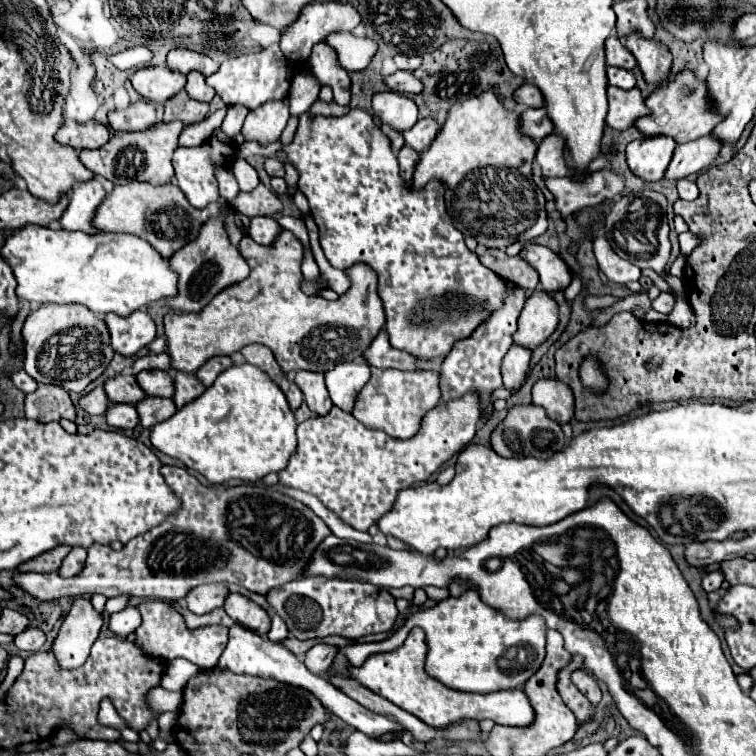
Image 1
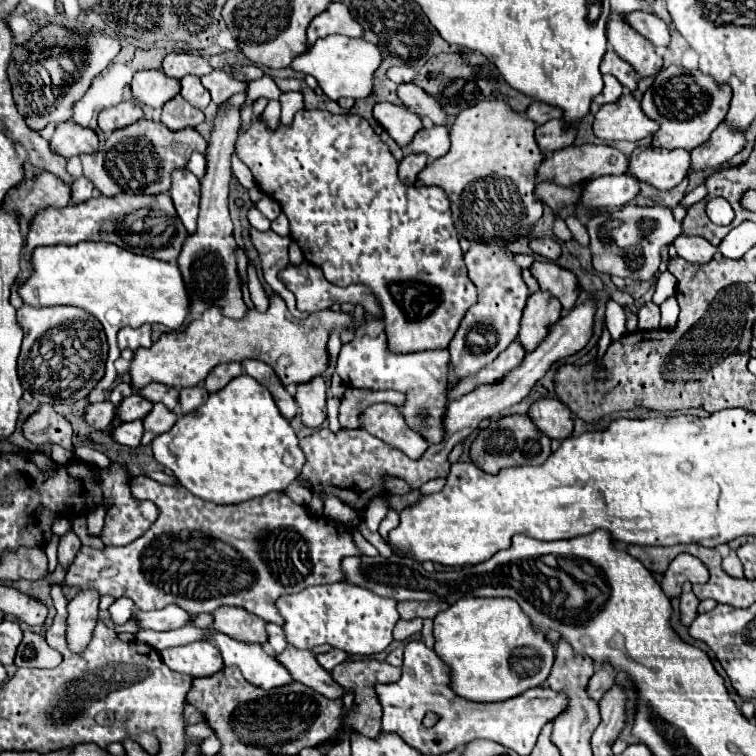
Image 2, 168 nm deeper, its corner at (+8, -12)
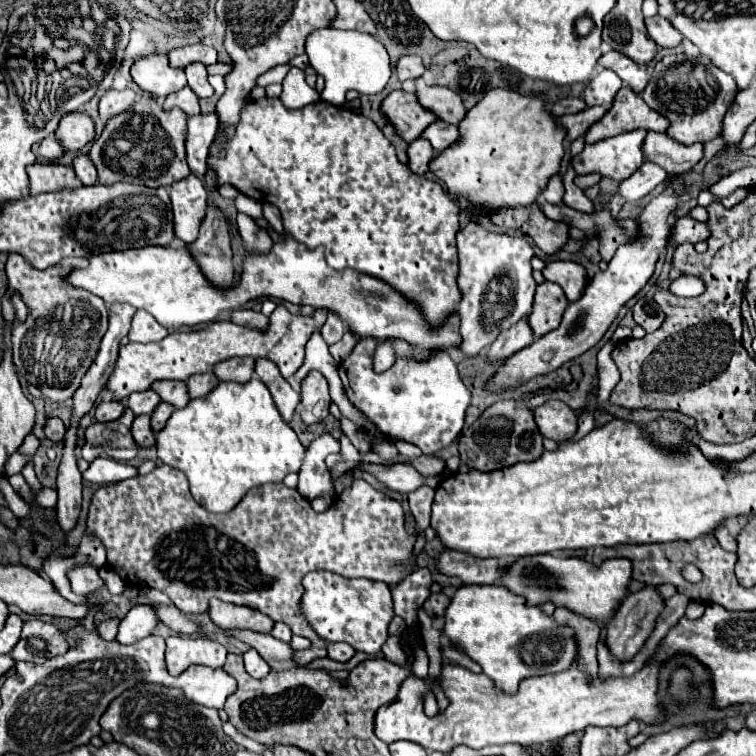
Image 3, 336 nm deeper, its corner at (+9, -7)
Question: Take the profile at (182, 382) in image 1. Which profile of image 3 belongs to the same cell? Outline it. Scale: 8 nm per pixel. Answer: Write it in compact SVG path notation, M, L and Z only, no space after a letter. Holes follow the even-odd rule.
M202 373L202 375L192 375L186 385L188 385L190 399L196 399L210 393L218 385L218 379L214 373Z

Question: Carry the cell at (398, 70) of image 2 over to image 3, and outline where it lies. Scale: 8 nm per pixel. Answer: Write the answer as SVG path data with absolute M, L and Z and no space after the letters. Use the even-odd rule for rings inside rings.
M408 55L408 57L402 57L398 59L396 63L396 73L398 73L398 79L404 81L404 79L416 79L420 77L422 73L426 71L426 67L422 65L422 59L416 57L416 55Z

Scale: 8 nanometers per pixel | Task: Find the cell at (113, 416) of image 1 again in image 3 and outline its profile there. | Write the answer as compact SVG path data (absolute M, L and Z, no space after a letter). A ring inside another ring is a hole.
M138 415L132 423L132 437L140 447L152 447L154 445L154 433L150 429L150 415Z

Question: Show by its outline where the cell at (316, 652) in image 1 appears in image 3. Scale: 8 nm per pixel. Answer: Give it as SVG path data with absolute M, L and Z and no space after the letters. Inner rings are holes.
M328 643L326 647L328 647L328 657L342 663L346 663L356 653L348 643Z

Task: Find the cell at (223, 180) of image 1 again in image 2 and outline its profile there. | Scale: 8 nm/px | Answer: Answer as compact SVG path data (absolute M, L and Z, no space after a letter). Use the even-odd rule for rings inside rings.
M193 152L187 162L187 170L191 170L197 178L201 178L205 174L205 156L199 152Z

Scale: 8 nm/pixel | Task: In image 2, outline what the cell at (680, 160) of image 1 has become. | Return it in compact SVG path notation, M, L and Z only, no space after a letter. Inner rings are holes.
M721 122L719 128L711 134L711 138L691 152L691 172L717 168L729 162L737 152L745 148L745 144L747 144L745 130L737 130Z

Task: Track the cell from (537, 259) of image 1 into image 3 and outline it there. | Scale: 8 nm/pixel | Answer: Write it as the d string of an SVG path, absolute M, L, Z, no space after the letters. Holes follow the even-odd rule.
M550 261L542 269L542 275L560 285L568 301L580 299L584 287L586 287L586 269L574 261Z

